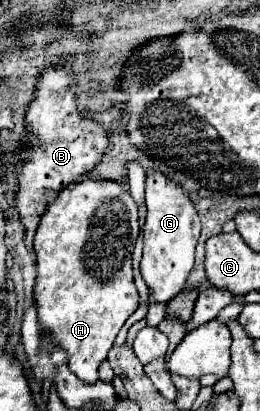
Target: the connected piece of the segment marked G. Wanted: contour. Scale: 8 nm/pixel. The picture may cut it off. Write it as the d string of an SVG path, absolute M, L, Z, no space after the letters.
M160 171L146 173L146 223L144 223L144 251L140 261L140 273L152 295L160 303L168 303L186 287L186 279L194 267L194 249L200 237L200 219L188 199L174 181L166 179Z

